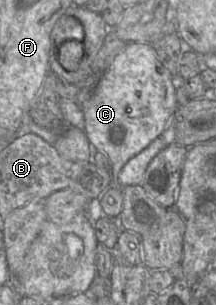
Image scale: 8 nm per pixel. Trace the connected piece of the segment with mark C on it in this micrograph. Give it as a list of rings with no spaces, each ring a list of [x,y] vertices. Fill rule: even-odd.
[[[127,43],[114,58],[99,81],[94,93],[83,106],[85,135],[89,142],[105,153],[111,163],[113,182],[123,166],[161,137],[178,109],[177,81],[159,61],[150,44]]]

